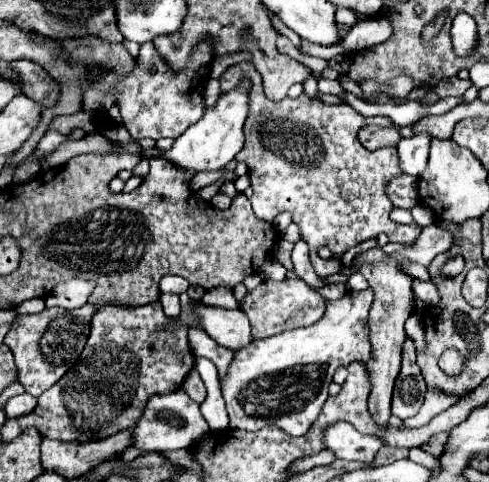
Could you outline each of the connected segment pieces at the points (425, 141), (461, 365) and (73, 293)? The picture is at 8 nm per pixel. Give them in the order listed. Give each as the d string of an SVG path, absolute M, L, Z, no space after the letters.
M423 131L419 135L413 135L409 139L403 139L397 145L403 173L413 175L413 177L421 177L421 173L425 171L427 159L429 159L429 141L431 139L433 137L427 131Z
M447 349L441 357L439 357L439 367L443 373L457 377L463 373L465 369L465 357L457 351L457 349Z
M71 279L69 283L57 285L47 295L47 307L63 307L63 309L77 309L83 307L93 291L93 283L85 279Z

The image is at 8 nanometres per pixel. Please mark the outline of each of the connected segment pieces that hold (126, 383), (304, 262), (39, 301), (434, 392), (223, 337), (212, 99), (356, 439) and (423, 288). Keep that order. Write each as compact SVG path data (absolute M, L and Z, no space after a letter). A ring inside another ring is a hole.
M159 301L135 309L111 305L97 309L79 361L57 385L39 397L33 413L5 421L1 429L3 441L13 441L27 427L35 427L43 437L57 441L95 441L121 429L131 429L141 409L145 409L145 401L153 395L181 389L187 373L195 365L187 329L183 327L169 333L169 321Z
M299 239L295 243L295 249L293 249L293 267L295 267L295 273L307 281L311 287L325 287L327 281L321 279L313 267L311 267L311 261L309 261L309 247L303 243L303 239Z
M37 297L37 299L29 299L29 301L23 301L19 307L17 307L17 313L41 313L45 309L45 297Z
M435 387L428 388L421 411L419 411L415 417L405 419L403 423L405 423L407 429L409 429L409 427L421 427L421 425L427 425L435 415L439 415L441 411L453 407L457 401L465 399L470 393L471 392L467 392L465 395L461 395L461 397L455 397L455 395L447 395L447 393L443 393L441 389L435 389Z
M201 301L197 303L197 319L203 331L213 337L219 345L237 351L245 345L253 343L253 335L249 329L249 319L241 309L227 311L227 309L213 309L205 307Z
M209 79L207 85L205 85L205 91L203 91L203 99L205 99L205 107L211 109L213 103L217 103L219 99L219 81L217 79Z
M345 421L331 425L331 429L323 433L323 441L325 441L325 449L333 451L337 459L365 461L365 463L371 463L377 451L385 445L381 437L363 435Z
M413 279L412 291L417 298L422 300L428 307L435 307L440 301L436 286L432 282L424 282Z

